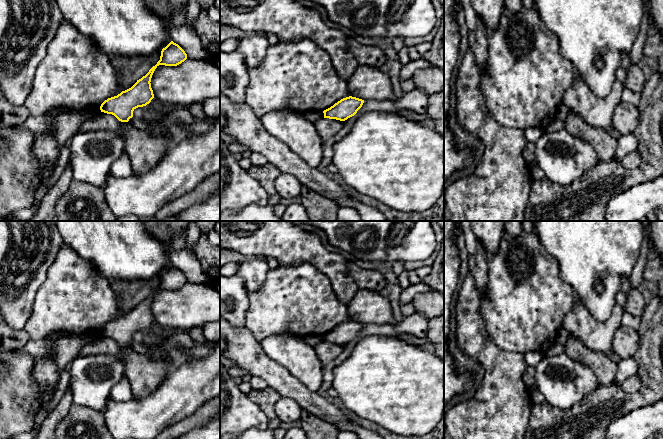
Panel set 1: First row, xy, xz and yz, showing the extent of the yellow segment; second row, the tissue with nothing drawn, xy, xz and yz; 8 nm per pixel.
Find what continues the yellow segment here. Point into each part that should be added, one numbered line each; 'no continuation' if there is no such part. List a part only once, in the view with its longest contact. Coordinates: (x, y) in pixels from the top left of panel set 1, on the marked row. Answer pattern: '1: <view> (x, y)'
no continuation

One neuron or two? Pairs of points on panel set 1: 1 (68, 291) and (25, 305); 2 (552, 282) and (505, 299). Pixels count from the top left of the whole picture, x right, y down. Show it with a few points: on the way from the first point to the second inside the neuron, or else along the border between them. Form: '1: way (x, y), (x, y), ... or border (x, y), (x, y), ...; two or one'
1: border (44, 281), (36, 293), (32, 313), (25, 324); two
2: way (540, 294), (535, 299), (517, 299); one

